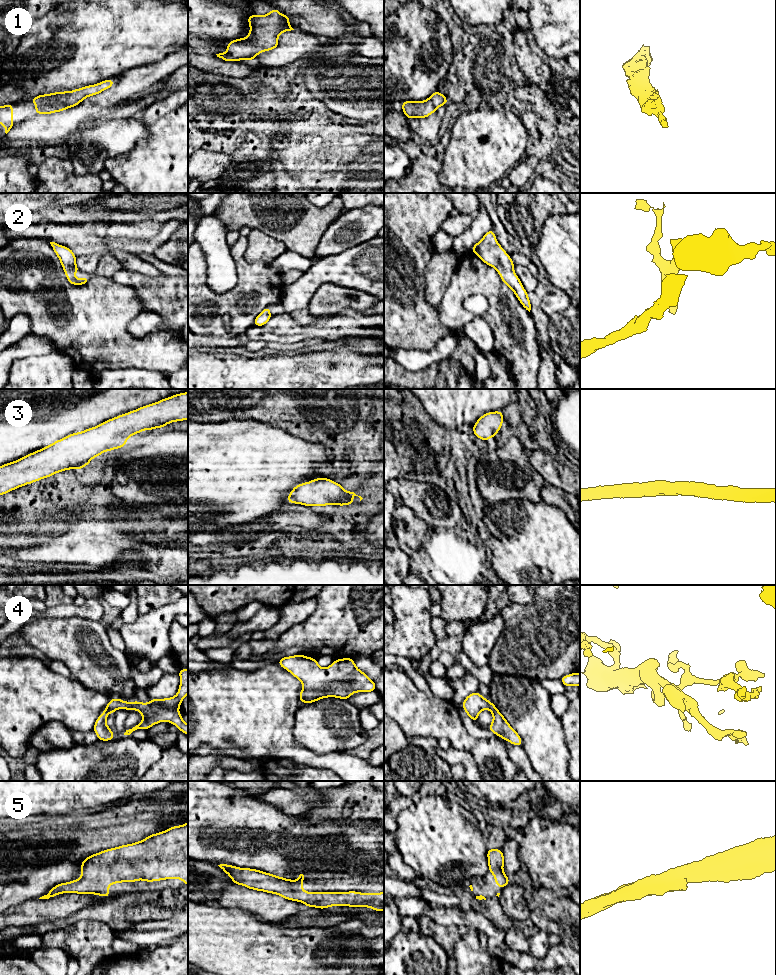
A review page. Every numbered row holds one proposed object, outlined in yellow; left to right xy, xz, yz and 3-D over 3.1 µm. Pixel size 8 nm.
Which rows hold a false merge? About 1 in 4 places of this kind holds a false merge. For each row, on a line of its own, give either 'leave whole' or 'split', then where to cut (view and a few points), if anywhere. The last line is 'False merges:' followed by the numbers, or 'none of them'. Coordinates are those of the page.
1: leave whole; no cut
2: leave whole; no cut
3: leave whole; no cut
4: leave whole; no cut
5: leave whole; no cut
False merges: none of them

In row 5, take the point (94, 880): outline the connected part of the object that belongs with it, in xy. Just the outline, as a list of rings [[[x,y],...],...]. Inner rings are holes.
[[[188,822],[149,835],[144,840],[111,848],[88,856],[81,863],[81,877],[54,886],[39,899],[49,899],[62,893],[94,894],[109,897],[109,886],[115,883],[181,879],[188,885]]]

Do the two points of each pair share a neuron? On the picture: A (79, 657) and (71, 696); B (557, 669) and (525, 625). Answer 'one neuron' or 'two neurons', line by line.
A: two neurons
B: one neuron

